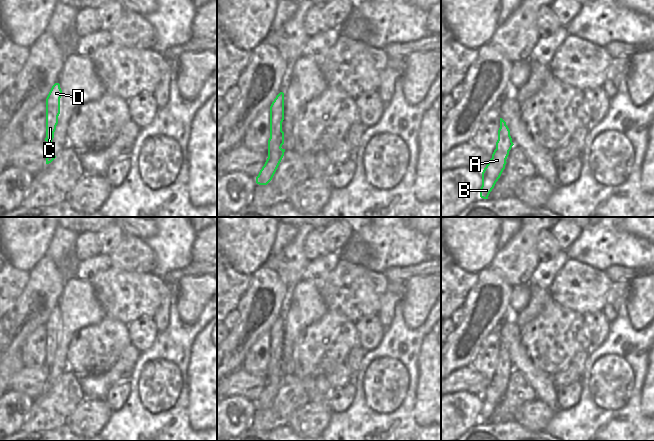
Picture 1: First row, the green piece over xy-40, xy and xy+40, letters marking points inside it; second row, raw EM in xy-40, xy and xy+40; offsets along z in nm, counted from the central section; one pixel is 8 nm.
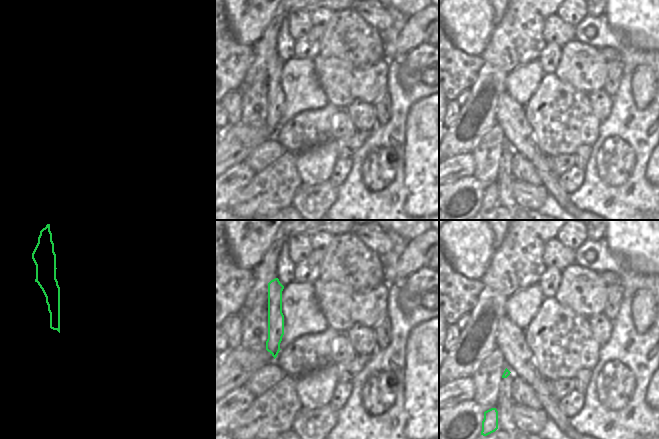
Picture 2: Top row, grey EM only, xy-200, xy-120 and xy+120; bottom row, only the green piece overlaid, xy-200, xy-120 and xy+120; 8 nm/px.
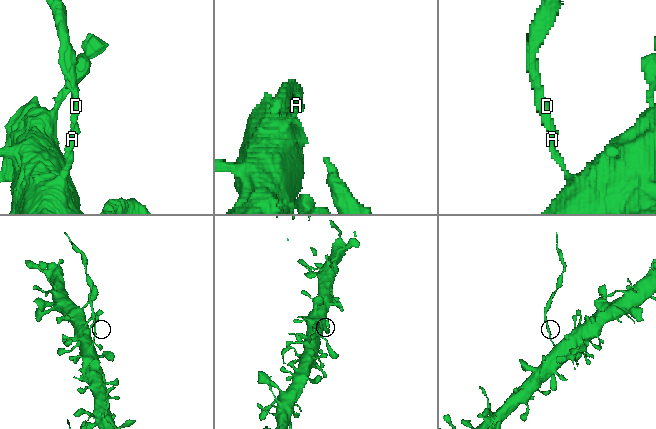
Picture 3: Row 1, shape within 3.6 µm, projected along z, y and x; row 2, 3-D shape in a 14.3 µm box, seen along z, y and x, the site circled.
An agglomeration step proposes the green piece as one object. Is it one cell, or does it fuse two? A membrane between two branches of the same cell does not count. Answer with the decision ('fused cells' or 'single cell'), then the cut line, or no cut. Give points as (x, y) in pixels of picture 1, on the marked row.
fused cells; cut in xy along (282, 131), (278, 140), (278, 146), (268, 152)

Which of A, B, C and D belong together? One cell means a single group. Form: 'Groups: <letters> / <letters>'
Groups: A B / C D.

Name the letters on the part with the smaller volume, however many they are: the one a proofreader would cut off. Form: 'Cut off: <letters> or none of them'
Cut off: C, D

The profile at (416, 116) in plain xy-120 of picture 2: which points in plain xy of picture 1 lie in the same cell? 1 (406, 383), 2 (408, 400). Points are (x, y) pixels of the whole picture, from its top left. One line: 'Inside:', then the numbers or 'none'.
Inside: none

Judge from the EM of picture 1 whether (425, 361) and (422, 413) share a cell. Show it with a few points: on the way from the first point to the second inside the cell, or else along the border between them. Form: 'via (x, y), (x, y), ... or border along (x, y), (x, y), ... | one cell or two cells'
via (427, 374), (427, 400) | one cell

